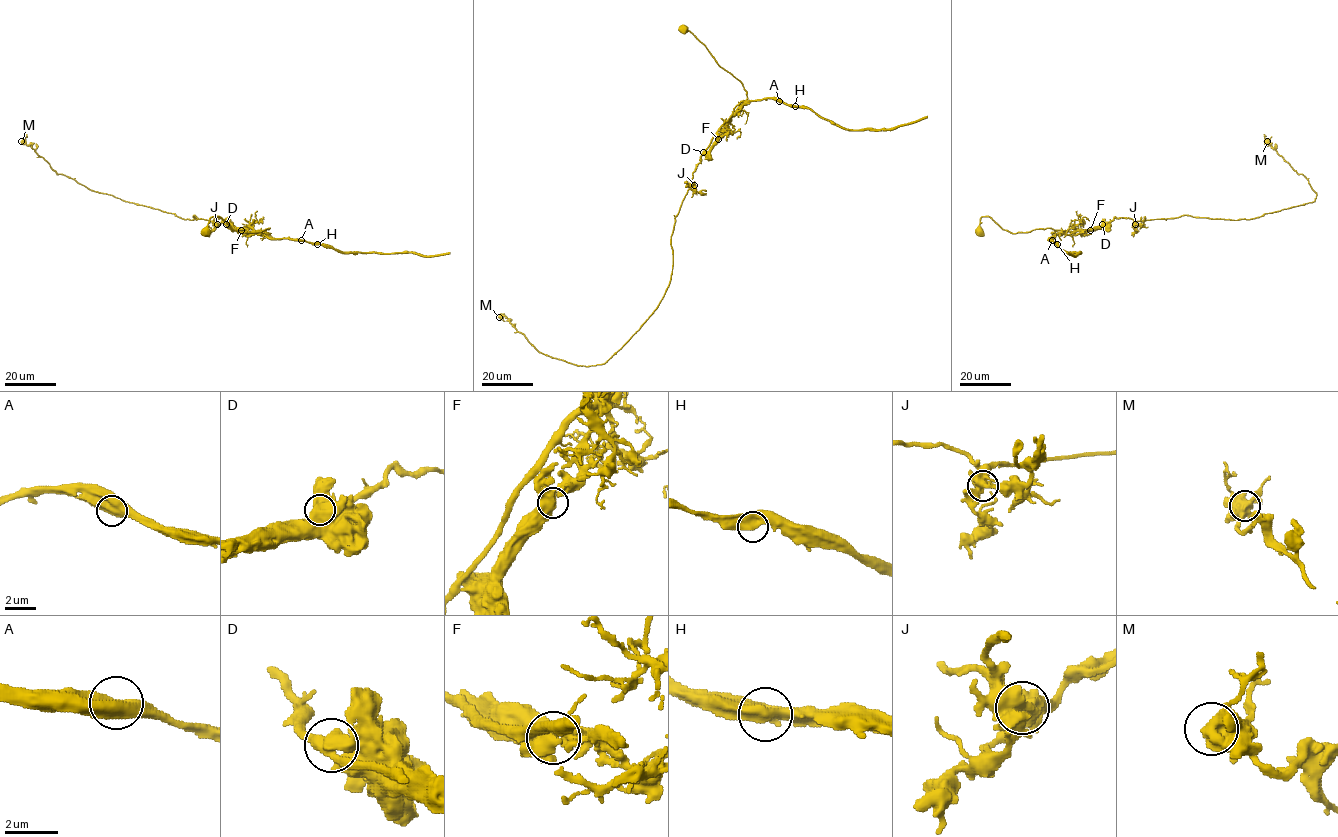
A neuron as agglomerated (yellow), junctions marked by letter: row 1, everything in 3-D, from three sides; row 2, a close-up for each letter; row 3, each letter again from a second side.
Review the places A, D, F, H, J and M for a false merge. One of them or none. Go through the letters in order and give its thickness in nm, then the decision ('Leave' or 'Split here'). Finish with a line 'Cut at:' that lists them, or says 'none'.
A: Thickness 550 nm. Leave
D: Thickness 460 nm. Split here
F: Thickness 550 nm. Leave
H: Thickness 600 nm. Leave
J: Thickness 480 nm. Leave
M: Thickness 600 nm. Leave
Cut at: D

